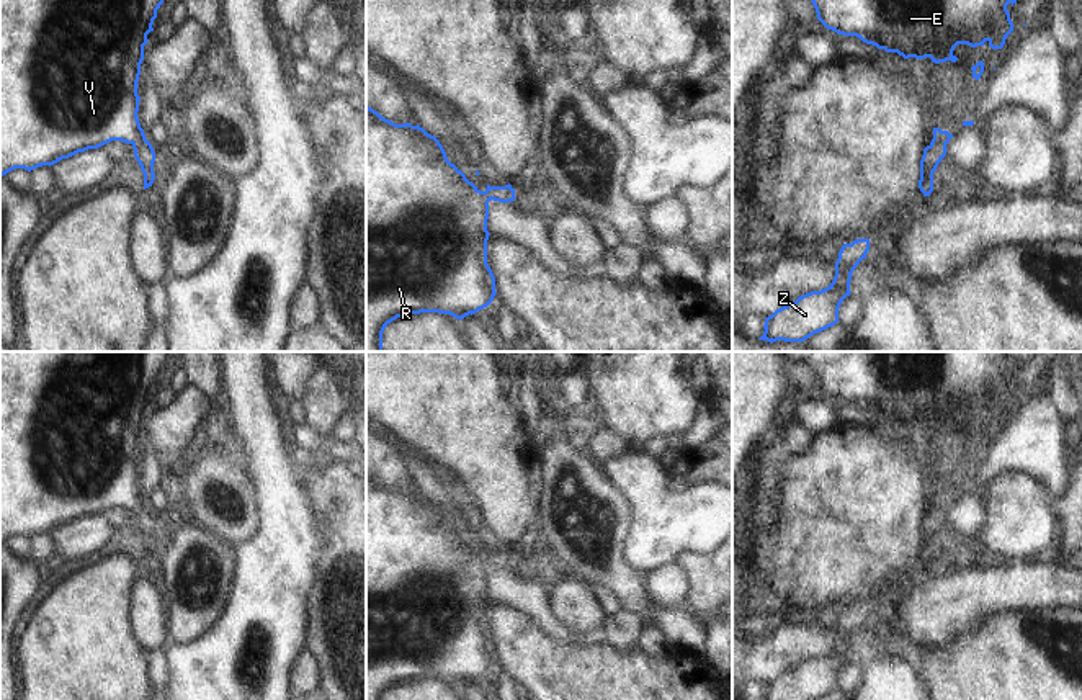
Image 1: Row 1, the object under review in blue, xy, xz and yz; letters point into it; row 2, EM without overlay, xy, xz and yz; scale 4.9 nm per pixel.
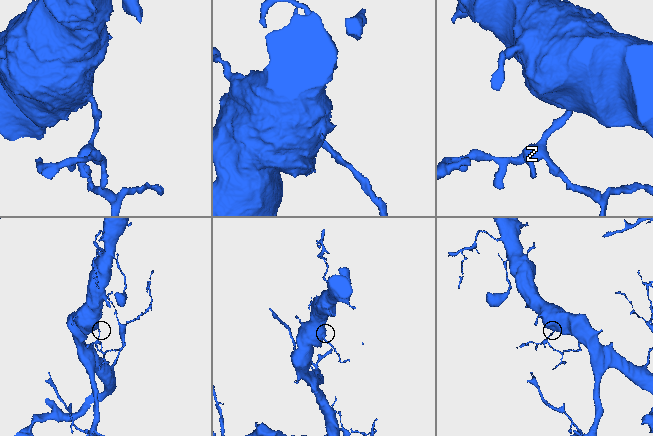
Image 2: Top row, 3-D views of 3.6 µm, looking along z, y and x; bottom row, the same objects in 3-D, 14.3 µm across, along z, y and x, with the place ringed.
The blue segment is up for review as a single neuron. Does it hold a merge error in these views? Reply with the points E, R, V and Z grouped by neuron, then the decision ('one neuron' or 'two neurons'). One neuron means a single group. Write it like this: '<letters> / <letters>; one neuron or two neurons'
E R V Z; one neuron

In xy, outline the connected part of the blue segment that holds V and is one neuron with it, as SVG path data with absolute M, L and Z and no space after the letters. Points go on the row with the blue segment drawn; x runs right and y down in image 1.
M0 0L0 175L7 175L15 168L28 172L54 165L62 159L69 159L88 149L98 149L111 141L131 144L134 157L144 173L144 190L152 186L155 173L154 162L155 152L152 144L145 139L141 128L137 111L139 100L137 82L141 75L141 64L144 61L144 46L147 34L154 31L152 25L157 18L157 10L163 0Z

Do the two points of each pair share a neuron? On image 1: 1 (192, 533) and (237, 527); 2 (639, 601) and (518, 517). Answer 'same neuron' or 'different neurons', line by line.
1: different neurons
2: different neurons

